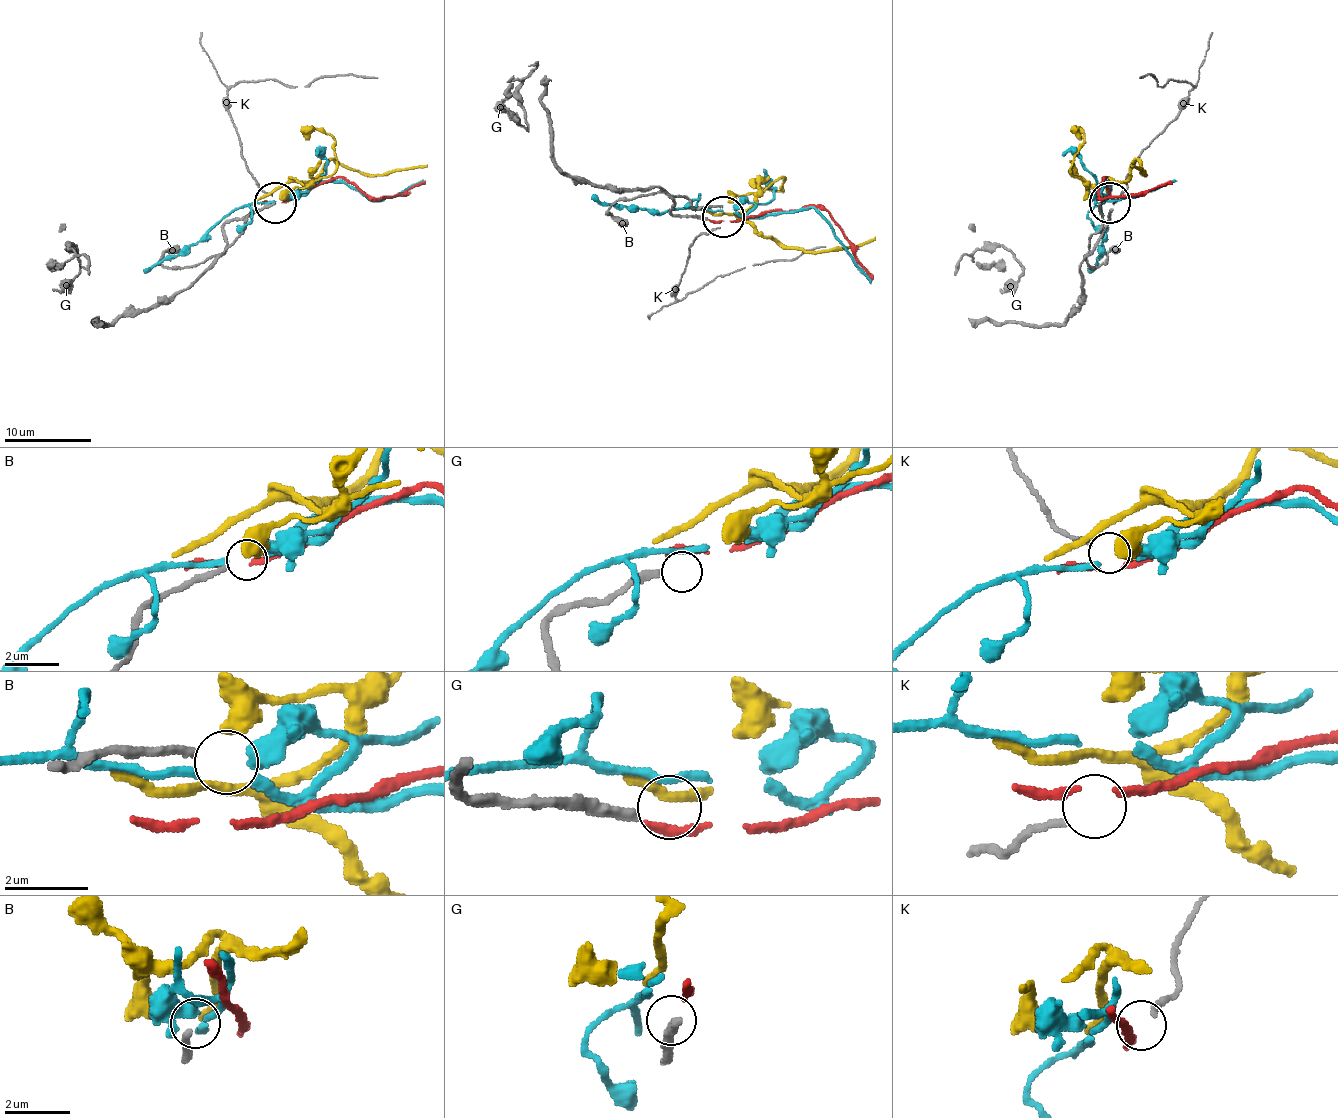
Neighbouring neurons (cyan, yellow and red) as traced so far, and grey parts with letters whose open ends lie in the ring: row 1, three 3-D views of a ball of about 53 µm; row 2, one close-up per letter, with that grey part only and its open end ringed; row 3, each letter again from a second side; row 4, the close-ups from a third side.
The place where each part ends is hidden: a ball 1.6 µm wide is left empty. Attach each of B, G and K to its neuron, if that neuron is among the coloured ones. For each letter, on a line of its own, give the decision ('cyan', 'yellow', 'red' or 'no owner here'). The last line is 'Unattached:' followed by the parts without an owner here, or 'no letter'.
B: no owner here
G: no owner here
K: no owner here
Unattached: B, G, K

